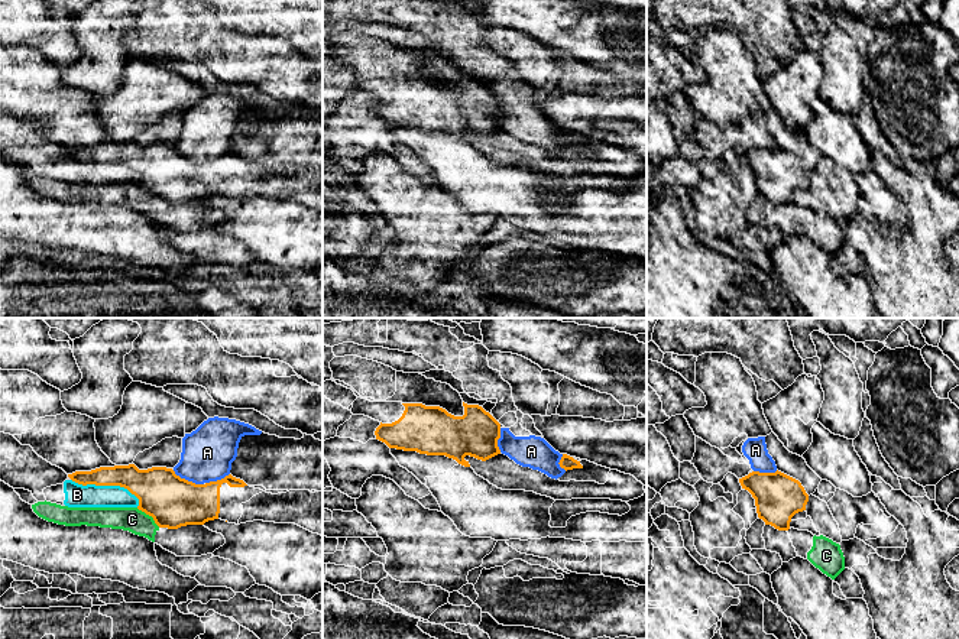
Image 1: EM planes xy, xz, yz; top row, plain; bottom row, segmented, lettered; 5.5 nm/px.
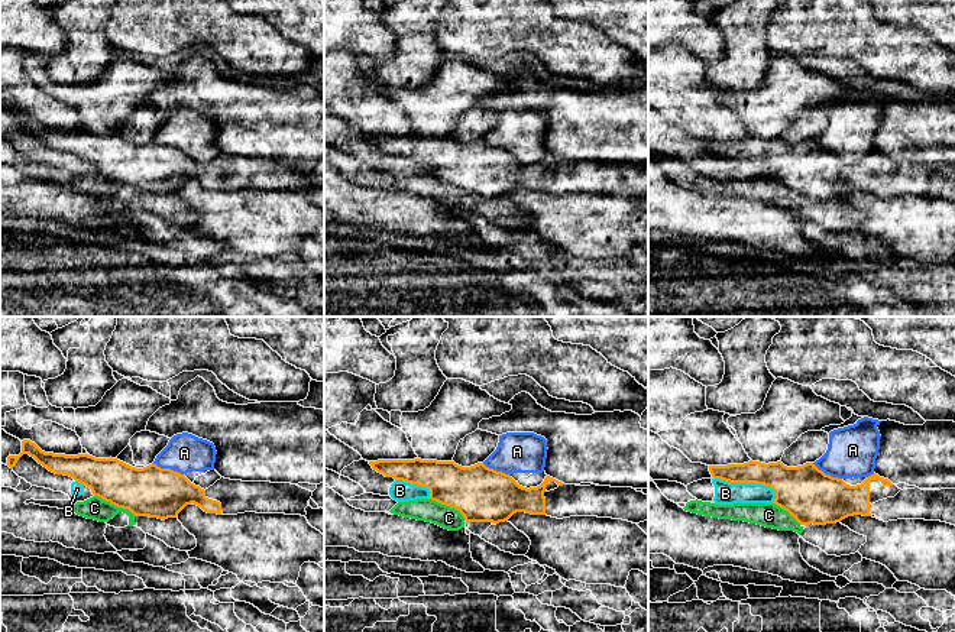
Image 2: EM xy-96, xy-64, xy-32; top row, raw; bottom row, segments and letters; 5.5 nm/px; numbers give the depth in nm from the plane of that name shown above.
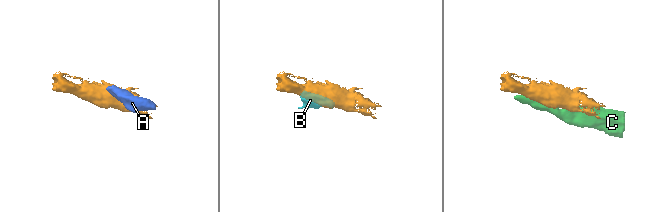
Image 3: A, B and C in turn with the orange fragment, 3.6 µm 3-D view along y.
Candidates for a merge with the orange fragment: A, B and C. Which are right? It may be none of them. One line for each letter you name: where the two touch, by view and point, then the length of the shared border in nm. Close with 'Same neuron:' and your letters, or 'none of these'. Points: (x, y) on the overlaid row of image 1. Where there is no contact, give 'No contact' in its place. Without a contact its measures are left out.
Same neuron: none of these

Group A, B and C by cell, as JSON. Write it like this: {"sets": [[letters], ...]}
{"sets": [["A"], ["B"], ["C"]]}

